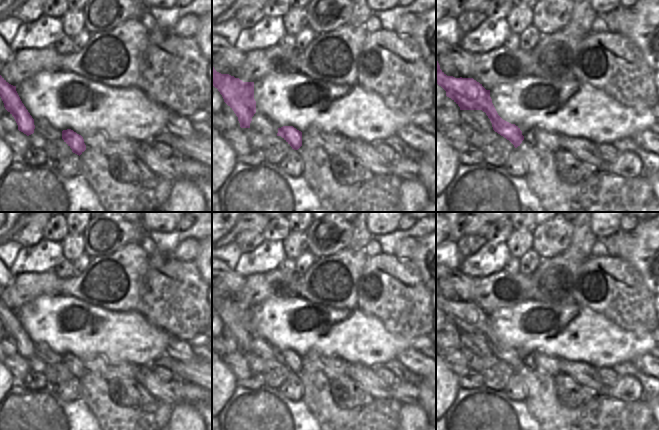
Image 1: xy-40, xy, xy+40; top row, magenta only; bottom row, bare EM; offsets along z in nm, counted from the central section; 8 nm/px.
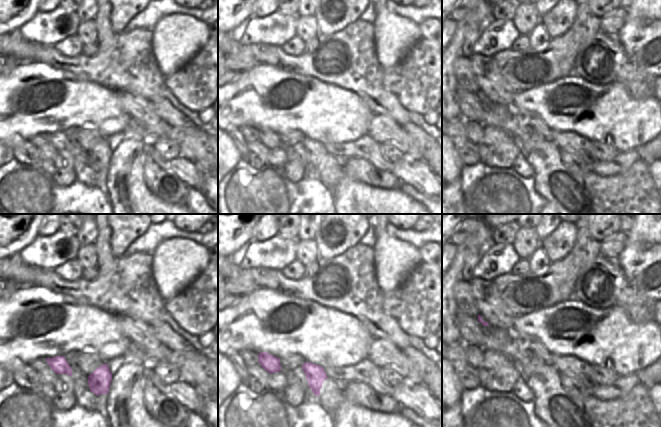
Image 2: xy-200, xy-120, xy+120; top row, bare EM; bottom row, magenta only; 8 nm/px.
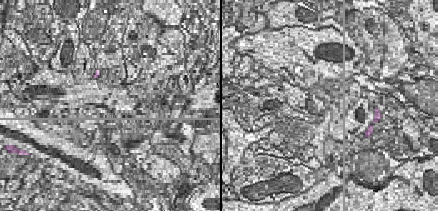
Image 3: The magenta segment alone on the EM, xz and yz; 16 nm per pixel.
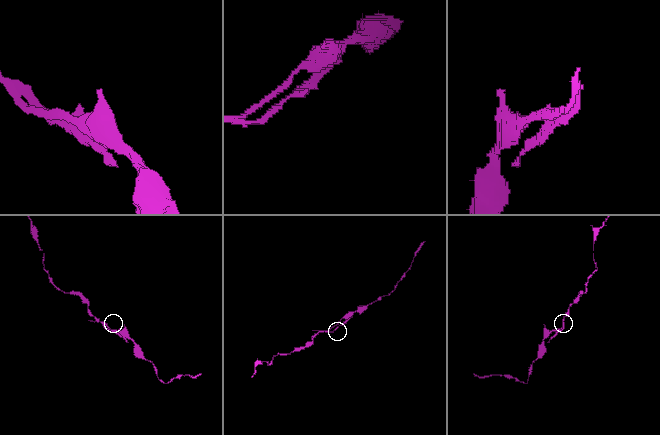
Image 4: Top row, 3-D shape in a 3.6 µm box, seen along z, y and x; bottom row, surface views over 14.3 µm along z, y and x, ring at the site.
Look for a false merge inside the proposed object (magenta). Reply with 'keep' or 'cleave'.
cleave

